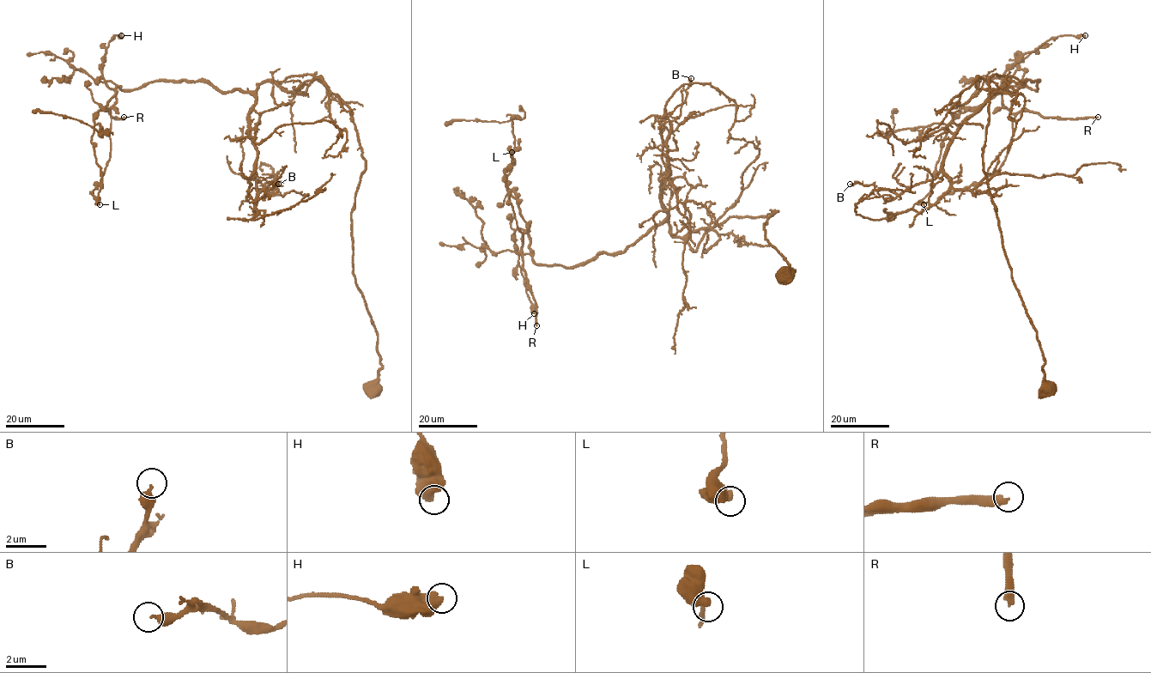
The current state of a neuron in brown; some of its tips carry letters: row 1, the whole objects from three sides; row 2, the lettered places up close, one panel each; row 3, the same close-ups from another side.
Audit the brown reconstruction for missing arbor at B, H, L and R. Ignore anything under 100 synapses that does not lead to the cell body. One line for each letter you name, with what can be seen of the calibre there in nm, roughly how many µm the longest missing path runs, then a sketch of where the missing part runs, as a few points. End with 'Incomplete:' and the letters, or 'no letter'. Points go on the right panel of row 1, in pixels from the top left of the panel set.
R: calibre 400 nm; missing 200 µm
Incomplete: R

